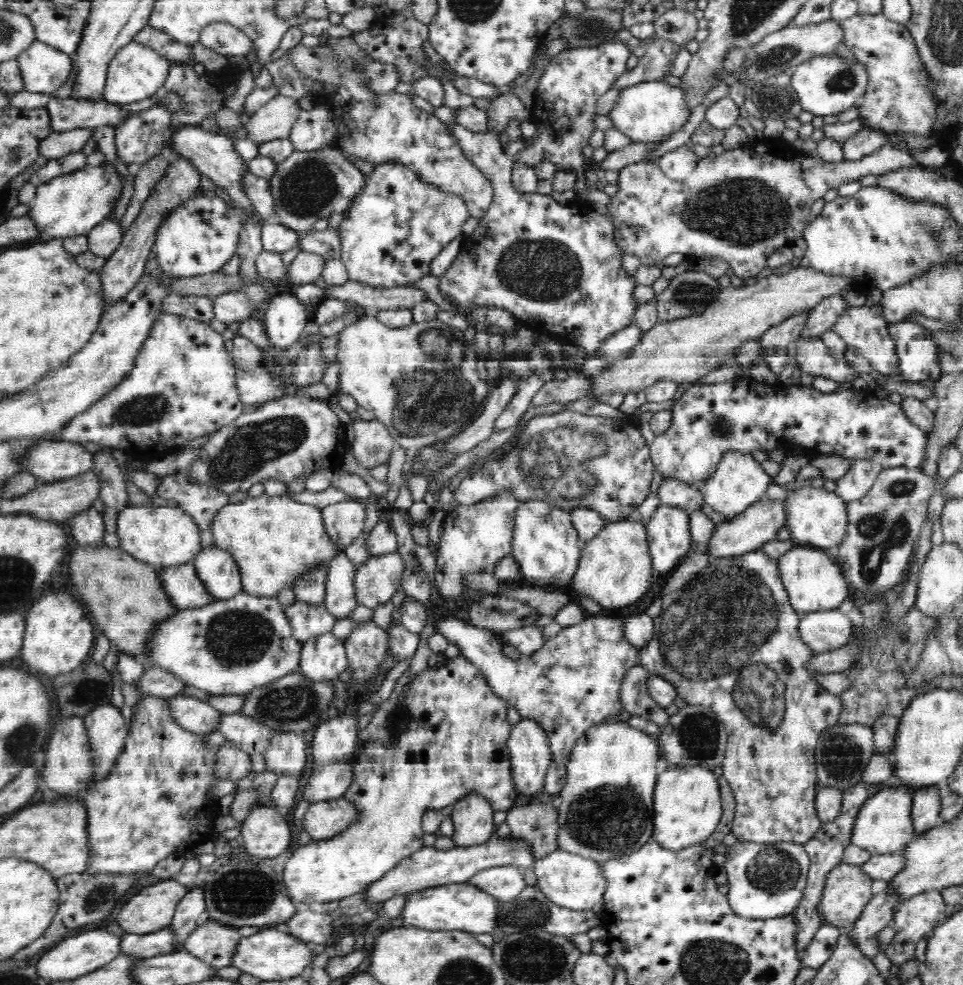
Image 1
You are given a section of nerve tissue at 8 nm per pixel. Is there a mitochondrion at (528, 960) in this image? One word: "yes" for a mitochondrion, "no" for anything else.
yes

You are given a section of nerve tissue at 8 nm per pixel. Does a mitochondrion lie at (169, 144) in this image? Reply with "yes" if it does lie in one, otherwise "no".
no

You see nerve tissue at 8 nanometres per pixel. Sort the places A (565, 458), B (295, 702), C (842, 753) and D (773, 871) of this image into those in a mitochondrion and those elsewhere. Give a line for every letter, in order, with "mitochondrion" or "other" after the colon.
A: mitochondrion
B: mitochondrion
C: mitochondrion
D: mitochondrion

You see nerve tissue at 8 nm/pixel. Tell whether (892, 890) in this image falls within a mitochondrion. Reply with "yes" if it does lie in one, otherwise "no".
no

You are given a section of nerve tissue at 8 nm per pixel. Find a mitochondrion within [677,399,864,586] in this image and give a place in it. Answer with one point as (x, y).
(722, 427)

